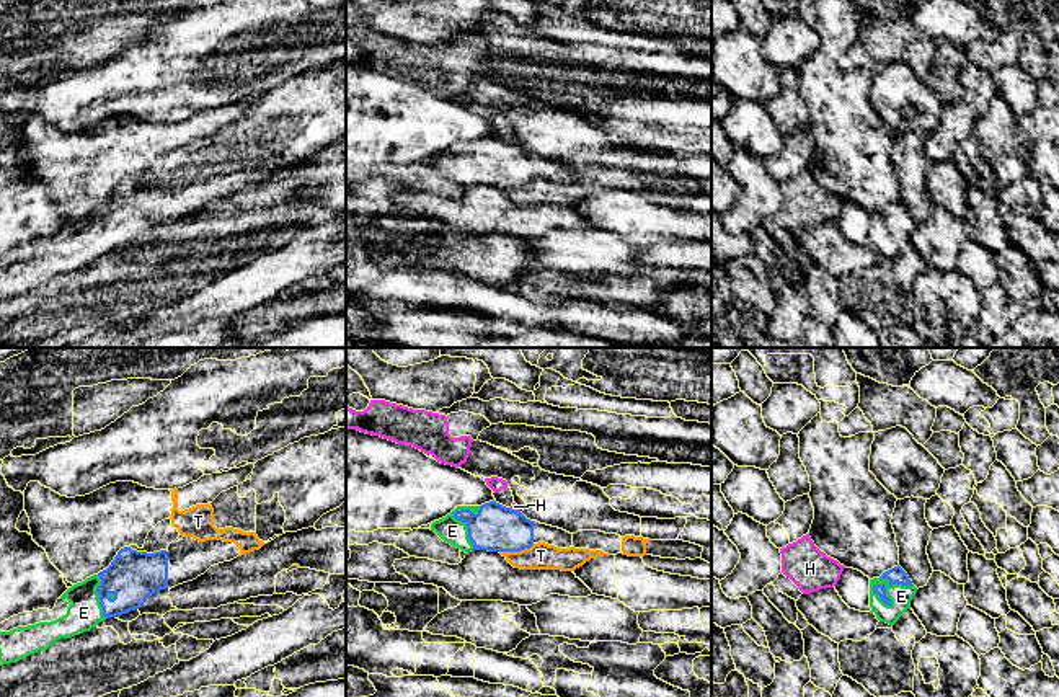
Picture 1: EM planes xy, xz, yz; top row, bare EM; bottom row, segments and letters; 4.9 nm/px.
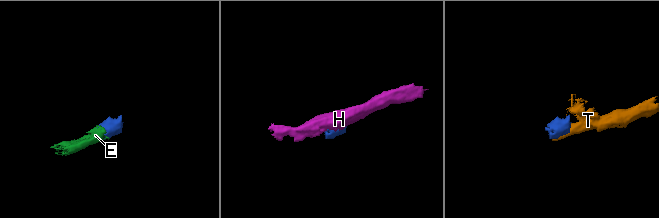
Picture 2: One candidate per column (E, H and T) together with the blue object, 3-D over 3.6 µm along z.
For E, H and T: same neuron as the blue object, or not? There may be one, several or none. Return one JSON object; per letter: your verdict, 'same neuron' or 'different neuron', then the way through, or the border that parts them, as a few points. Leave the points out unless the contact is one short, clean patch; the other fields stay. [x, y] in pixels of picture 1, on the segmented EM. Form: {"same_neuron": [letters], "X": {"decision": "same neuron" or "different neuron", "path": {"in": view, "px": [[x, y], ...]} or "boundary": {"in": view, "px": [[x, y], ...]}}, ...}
{"same_neuron": ["E"], "E": {"decision": "same neuron", "path": {"in": "yz", "px": [[880, 590], [891, 585], [901, 596]]}}, "H": {"decision": "different neuron", "boundary": {"in": "xz", "px": [[509, 508], [519, 513]]}}, "T": {"decision": "different neuron", "boundary": {"in": "xz", "px": [[534, 544], [519, 550], [500, 552]]}}}

